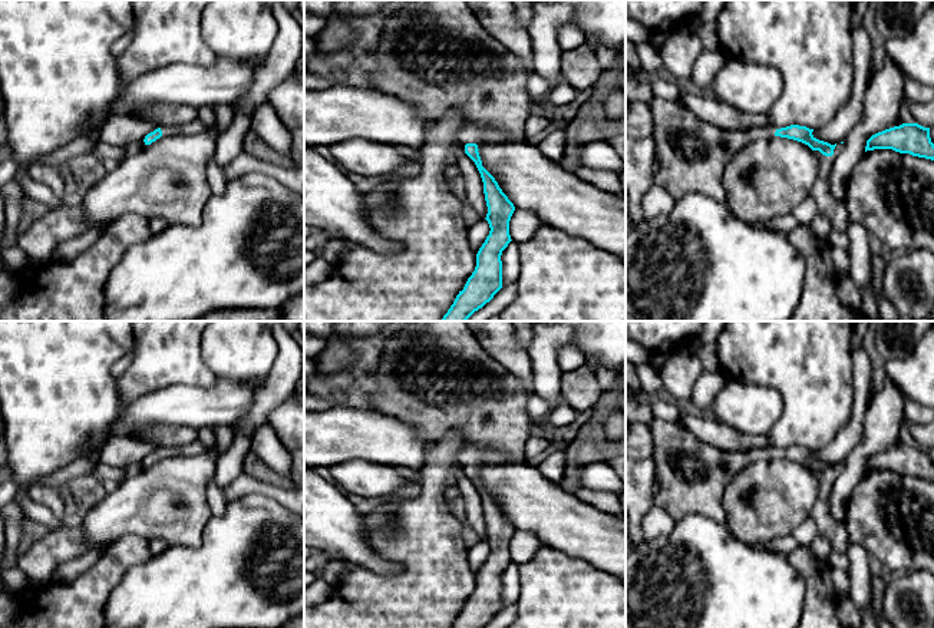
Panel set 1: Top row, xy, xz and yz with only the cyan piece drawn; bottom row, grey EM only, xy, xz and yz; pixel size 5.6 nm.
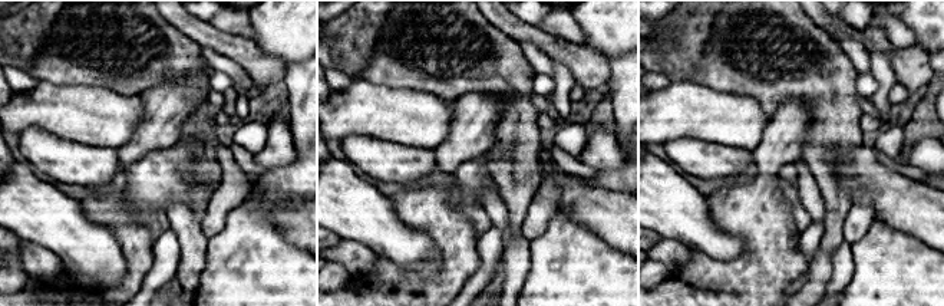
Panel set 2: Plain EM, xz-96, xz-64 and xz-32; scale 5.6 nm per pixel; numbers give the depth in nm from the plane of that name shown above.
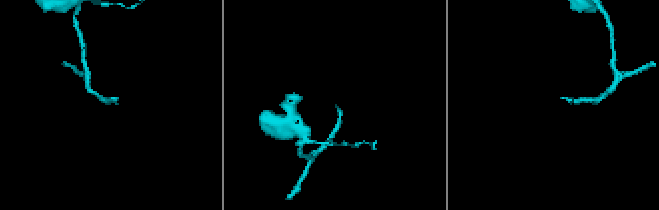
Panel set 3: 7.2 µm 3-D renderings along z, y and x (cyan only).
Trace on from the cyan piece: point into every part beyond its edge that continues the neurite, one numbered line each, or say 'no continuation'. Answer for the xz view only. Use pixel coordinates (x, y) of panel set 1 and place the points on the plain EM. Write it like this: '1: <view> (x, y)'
1: xz (436, 376)

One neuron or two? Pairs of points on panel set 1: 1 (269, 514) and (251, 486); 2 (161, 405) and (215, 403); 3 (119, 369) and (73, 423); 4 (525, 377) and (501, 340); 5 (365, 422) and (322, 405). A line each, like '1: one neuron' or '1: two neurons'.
1: two neurons
2: one neuron
3: two neurons
4: one neuron
5: two neurons

